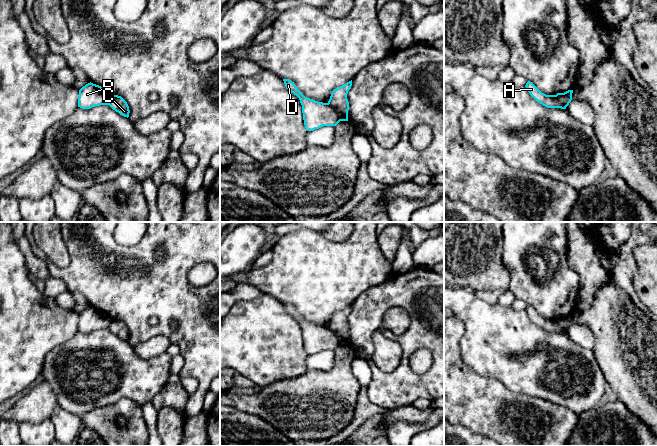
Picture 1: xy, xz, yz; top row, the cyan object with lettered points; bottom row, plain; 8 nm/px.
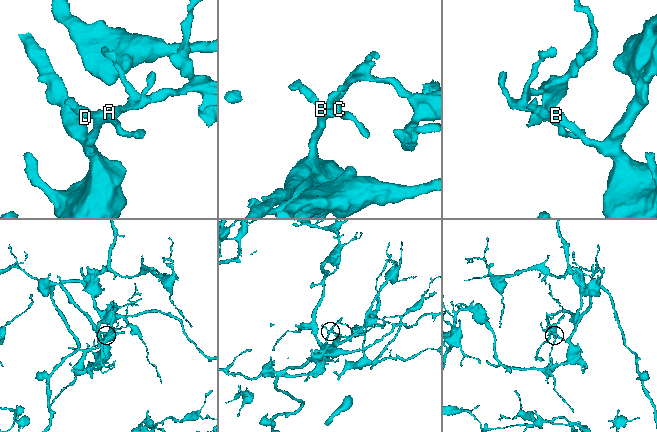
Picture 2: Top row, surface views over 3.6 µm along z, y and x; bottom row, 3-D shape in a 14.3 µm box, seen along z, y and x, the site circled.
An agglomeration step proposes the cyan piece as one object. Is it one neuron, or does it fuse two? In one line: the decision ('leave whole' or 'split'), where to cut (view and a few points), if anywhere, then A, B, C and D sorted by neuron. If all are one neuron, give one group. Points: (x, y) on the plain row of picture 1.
split; cut xz (327, 327), (333, 332), (340, 344); groups A C / B D

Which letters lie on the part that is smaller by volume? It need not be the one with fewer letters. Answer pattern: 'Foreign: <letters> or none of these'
Foreign: A, C

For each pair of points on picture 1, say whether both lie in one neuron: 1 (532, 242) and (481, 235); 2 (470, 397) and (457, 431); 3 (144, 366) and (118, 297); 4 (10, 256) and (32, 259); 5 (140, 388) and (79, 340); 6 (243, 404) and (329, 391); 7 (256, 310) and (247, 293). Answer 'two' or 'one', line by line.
1: two
2: two
3: two
4: two
5: one
6: one
7: two

